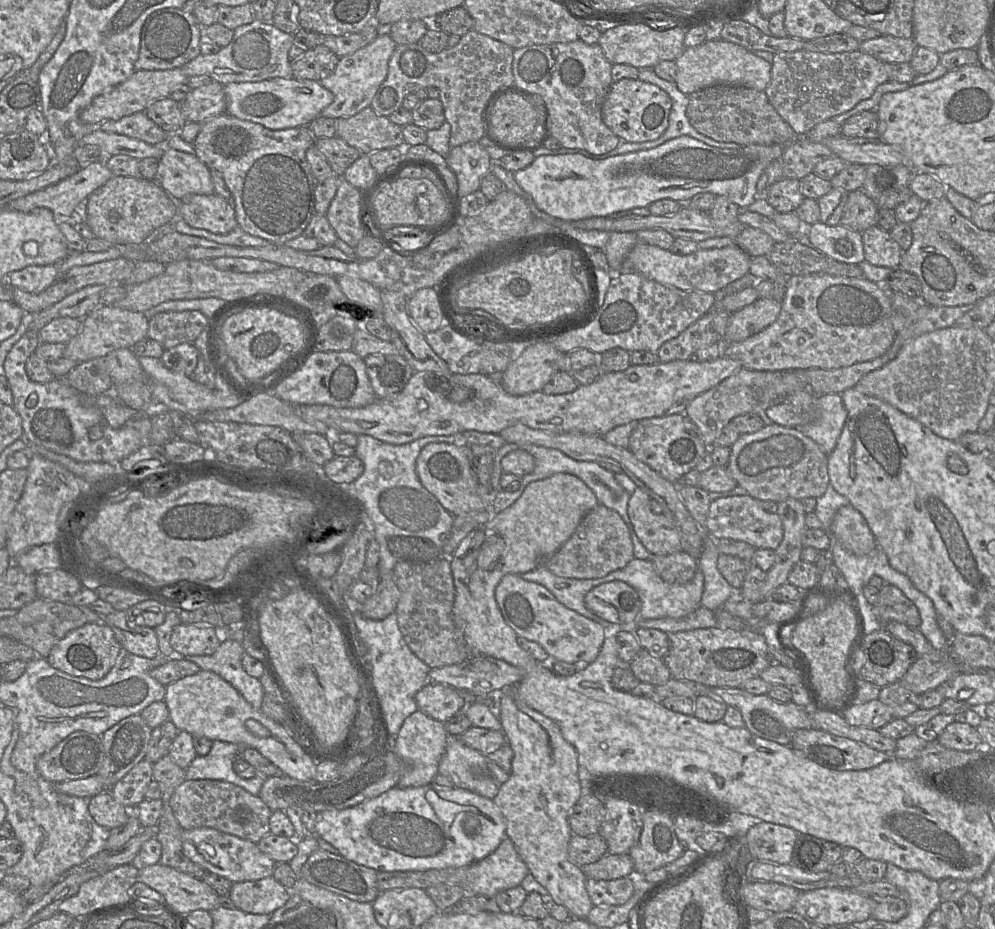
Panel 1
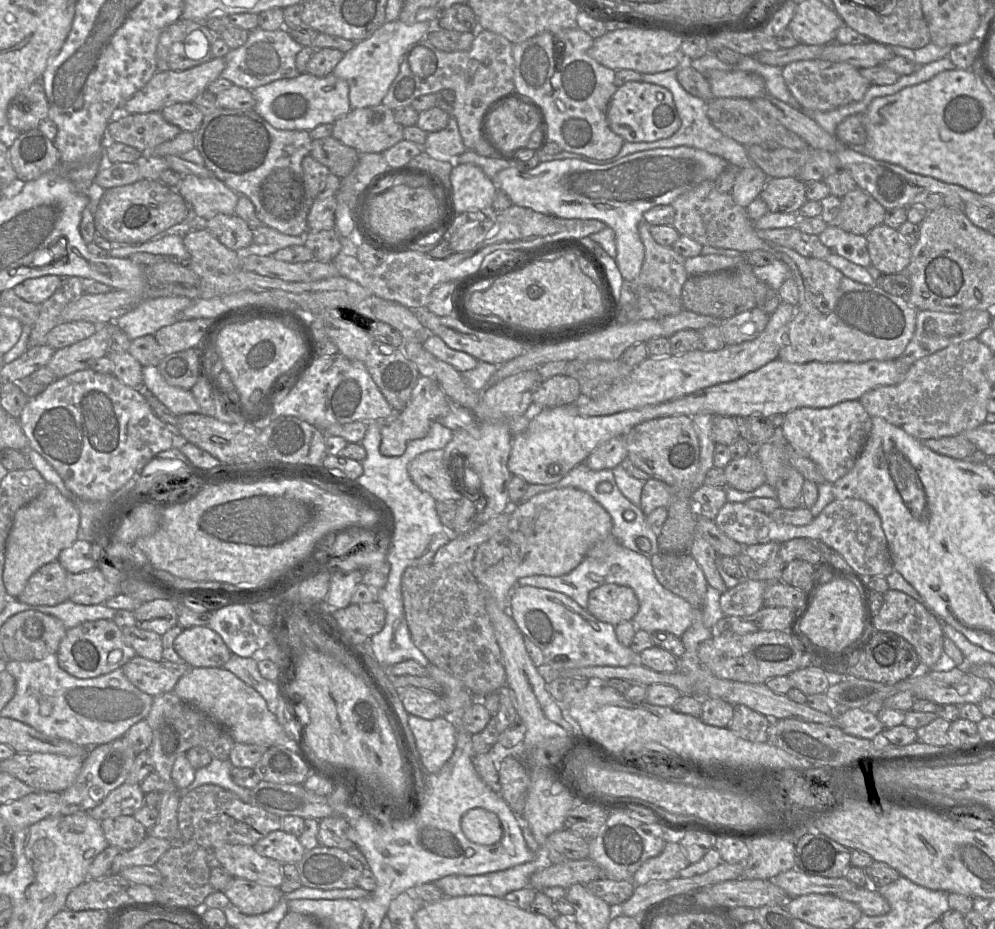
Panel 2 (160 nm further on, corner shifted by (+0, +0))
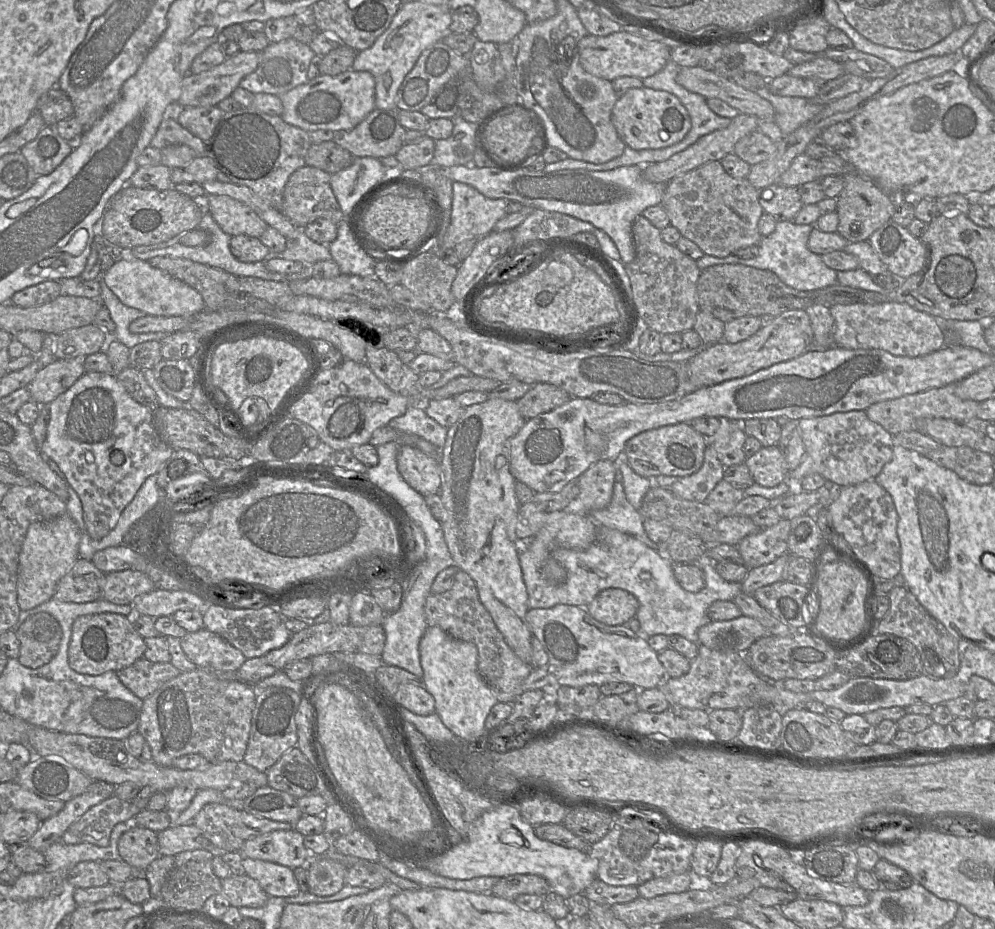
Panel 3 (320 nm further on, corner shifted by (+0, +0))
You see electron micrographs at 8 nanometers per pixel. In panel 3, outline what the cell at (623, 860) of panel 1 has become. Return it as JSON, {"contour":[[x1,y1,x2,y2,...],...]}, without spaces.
{"contour":[[514,874,502,877,493,886,491,893,495,896,514,900,521,894,539,894,544,896,550,891,545,878,535,874]]}

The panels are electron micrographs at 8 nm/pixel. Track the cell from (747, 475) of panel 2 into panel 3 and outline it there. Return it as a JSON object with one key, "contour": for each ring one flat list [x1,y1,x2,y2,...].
{"contour":[[778,446,762,447,744,464,748,467,754,483,763,487,775,487,789,477,788,466]]}

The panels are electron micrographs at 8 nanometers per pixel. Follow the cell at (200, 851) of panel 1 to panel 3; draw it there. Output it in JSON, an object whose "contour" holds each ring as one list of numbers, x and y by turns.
{"contour":[[243,857,244,874,255,879,270,897,297,896,301,891,293,869,269,861]]}

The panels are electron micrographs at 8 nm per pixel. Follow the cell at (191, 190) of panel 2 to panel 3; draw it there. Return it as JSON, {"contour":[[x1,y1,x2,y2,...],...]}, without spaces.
{"contour":[[207,195,209,212,230,236,245,234,260,238,267,223,249,206,227,195]]}

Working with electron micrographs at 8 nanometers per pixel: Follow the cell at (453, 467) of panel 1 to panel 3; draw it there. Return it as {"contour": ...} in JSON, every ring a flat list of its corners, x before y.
{"contour":[[401,445,397,466,404,480,424,497,440,492,441,466,435,458,416,447]]}

